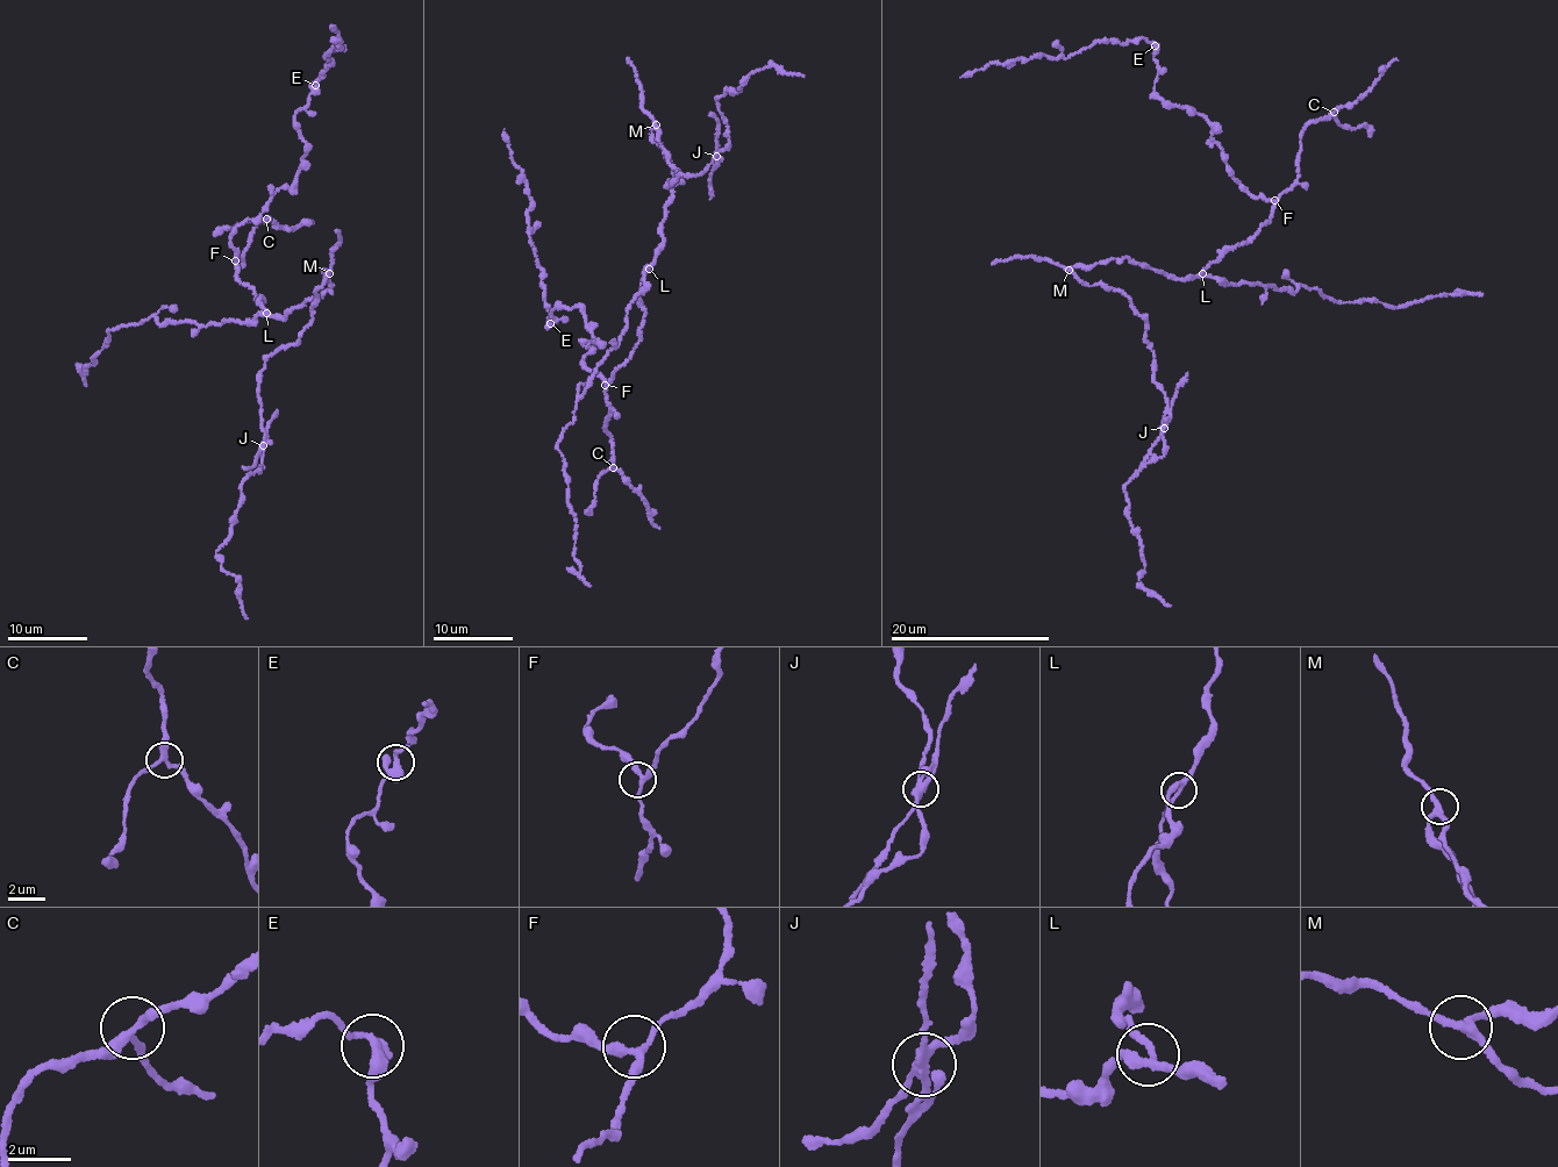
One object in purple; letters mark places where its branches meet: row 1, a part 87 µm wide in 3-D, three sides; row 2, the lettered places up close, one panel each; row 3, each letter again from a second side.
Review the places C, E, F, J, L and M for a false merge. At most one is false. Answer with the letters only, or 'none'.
J

